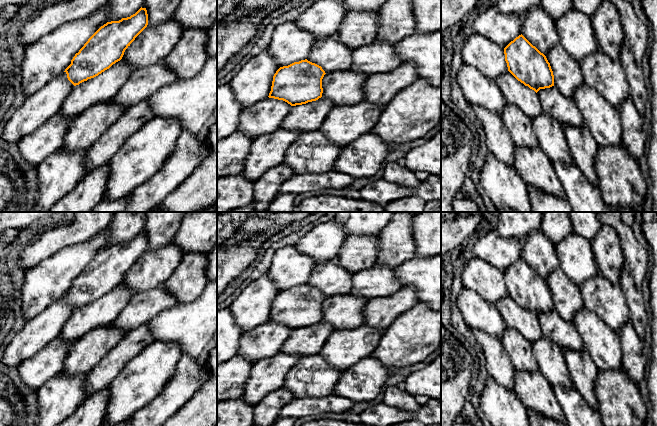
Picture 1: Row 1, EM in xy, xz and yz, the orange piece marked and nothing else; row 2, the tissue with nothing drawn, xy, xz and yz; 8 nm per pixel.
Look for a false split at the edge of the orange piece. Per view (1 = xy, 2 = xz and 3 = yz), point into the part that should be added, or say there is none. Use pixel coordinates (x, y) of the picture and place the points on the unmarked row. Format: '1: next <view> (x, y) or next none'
1: next none
2: next none
3: next none

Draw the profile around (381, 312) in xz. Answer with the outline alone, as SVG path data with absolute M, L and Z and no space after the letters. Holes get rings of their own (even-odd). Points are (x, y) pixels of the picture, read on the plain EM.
M406 286L388 297L368 301L364 310L364 324L385 331L401 314L418 304L415 289Z

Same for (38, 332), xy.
M63 296L27 321L23 329L3 347L0 353L3 364L18 368L23 361L57 340L64 323L71 317L73 311L66 296Z

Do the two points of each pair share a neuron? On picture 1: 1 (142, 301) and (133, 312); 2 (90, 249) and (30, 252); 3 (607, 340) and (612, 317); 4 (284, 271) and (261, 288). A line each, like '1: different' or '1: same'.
1: same
2: different
3: different
4: different

